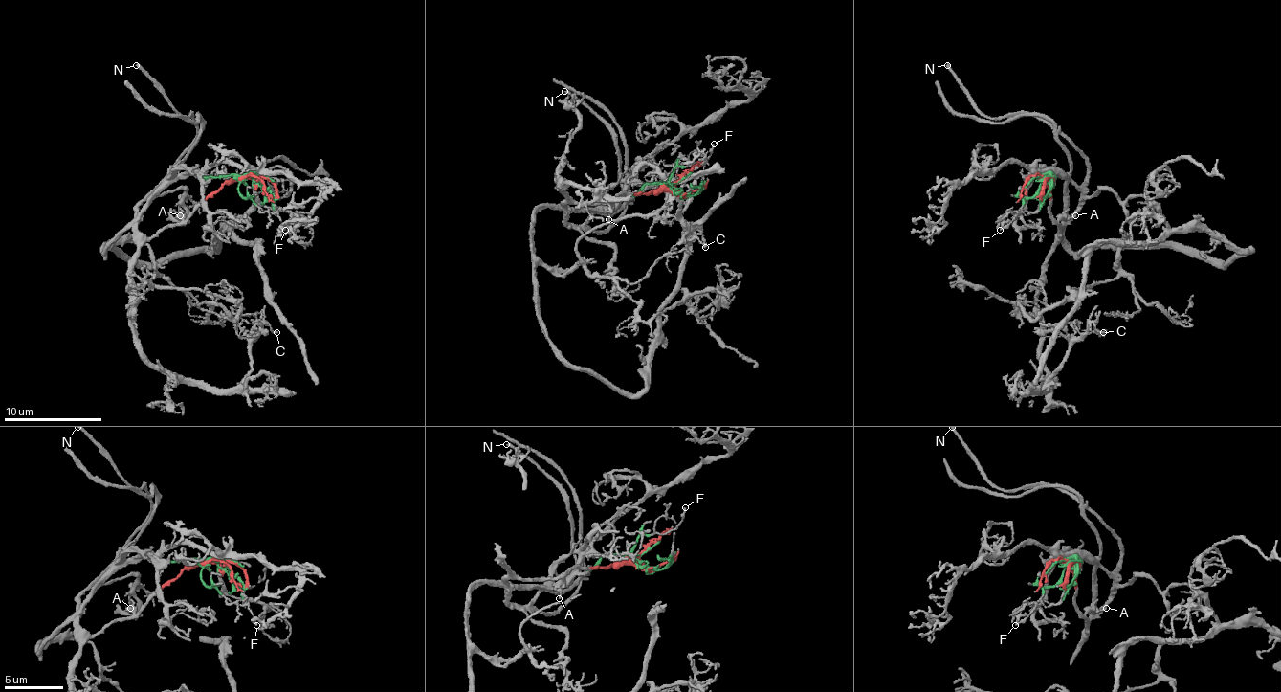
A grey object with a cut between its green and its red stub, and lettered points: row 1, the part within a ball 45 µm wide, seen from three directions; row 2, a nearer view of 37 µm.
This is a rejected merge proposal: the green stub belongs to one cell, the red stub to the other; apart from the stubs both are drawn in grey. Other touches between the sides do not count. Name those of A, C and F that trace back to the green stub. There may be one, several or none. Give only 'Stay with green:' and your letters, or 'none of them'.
Stay with green: F

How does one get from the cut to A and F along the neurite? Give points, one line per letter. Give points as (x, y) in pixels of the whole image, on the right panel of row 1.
A: (1045, 177), (1049, 213), (1057, 221), (1076, 216)
F: (1045, 177), (1037, 191), (1023, 199), (1023, 211), (1001, 231)

